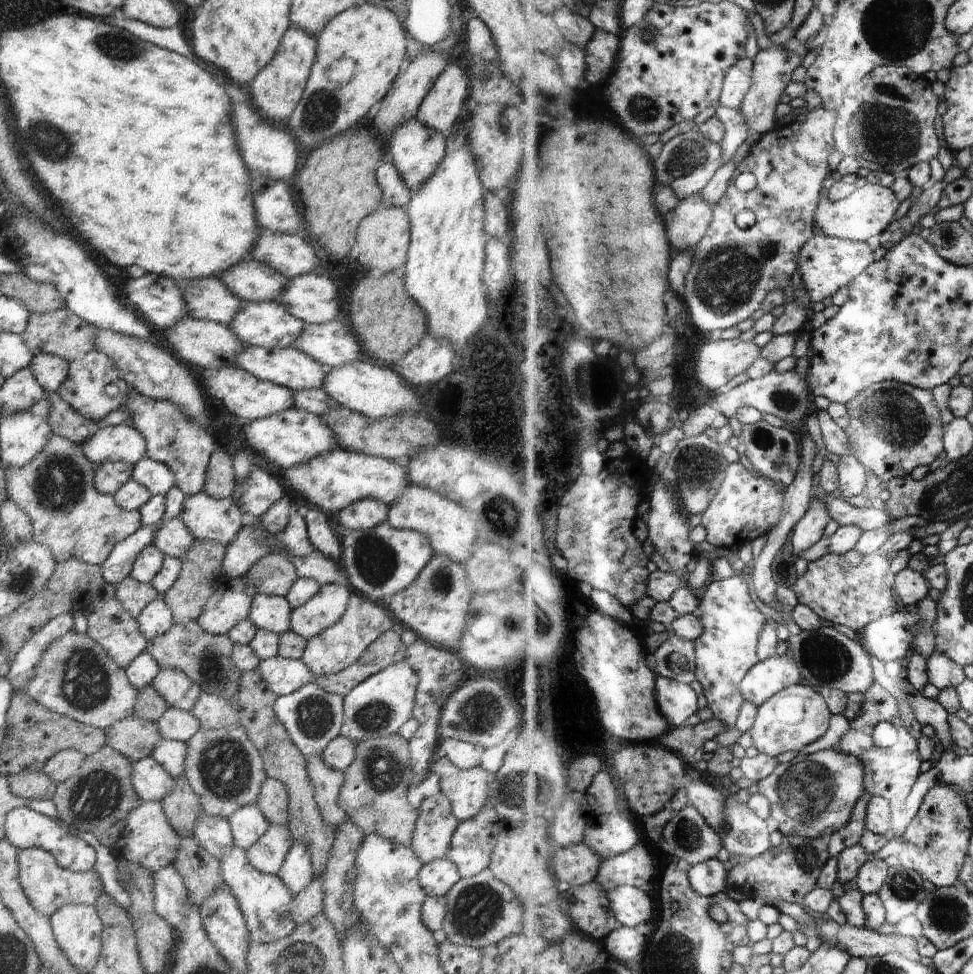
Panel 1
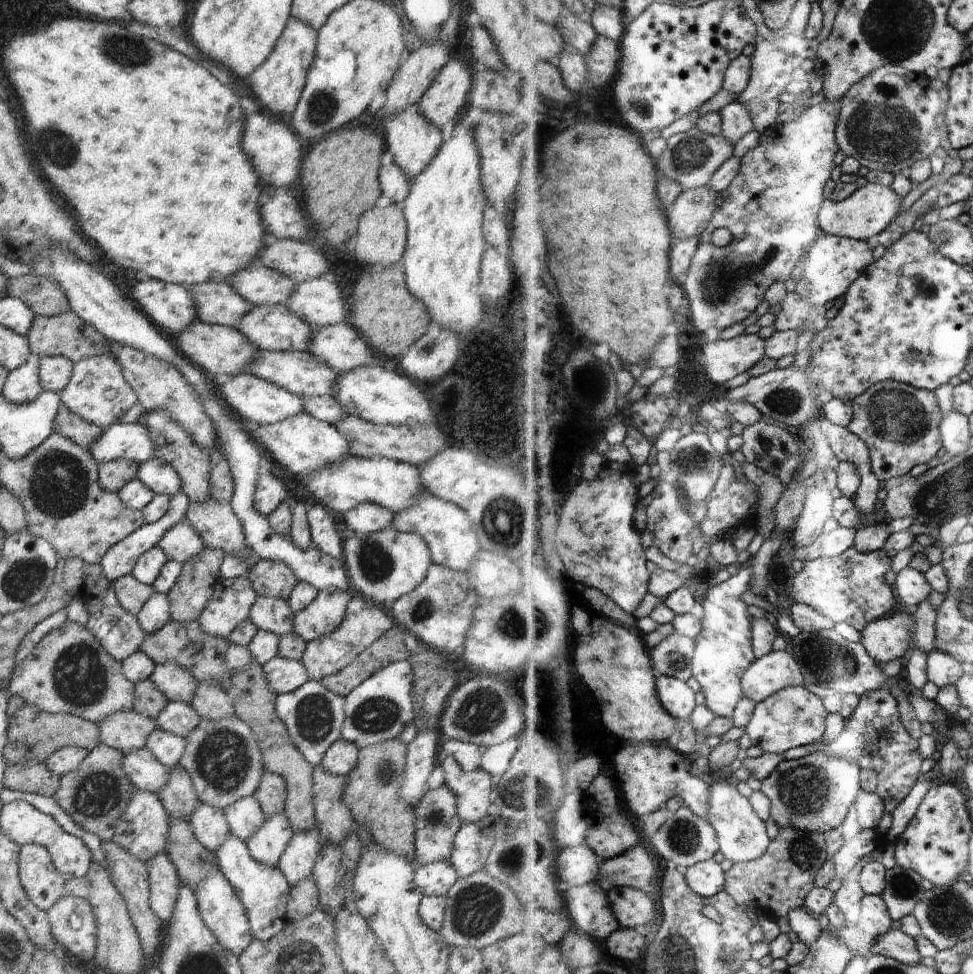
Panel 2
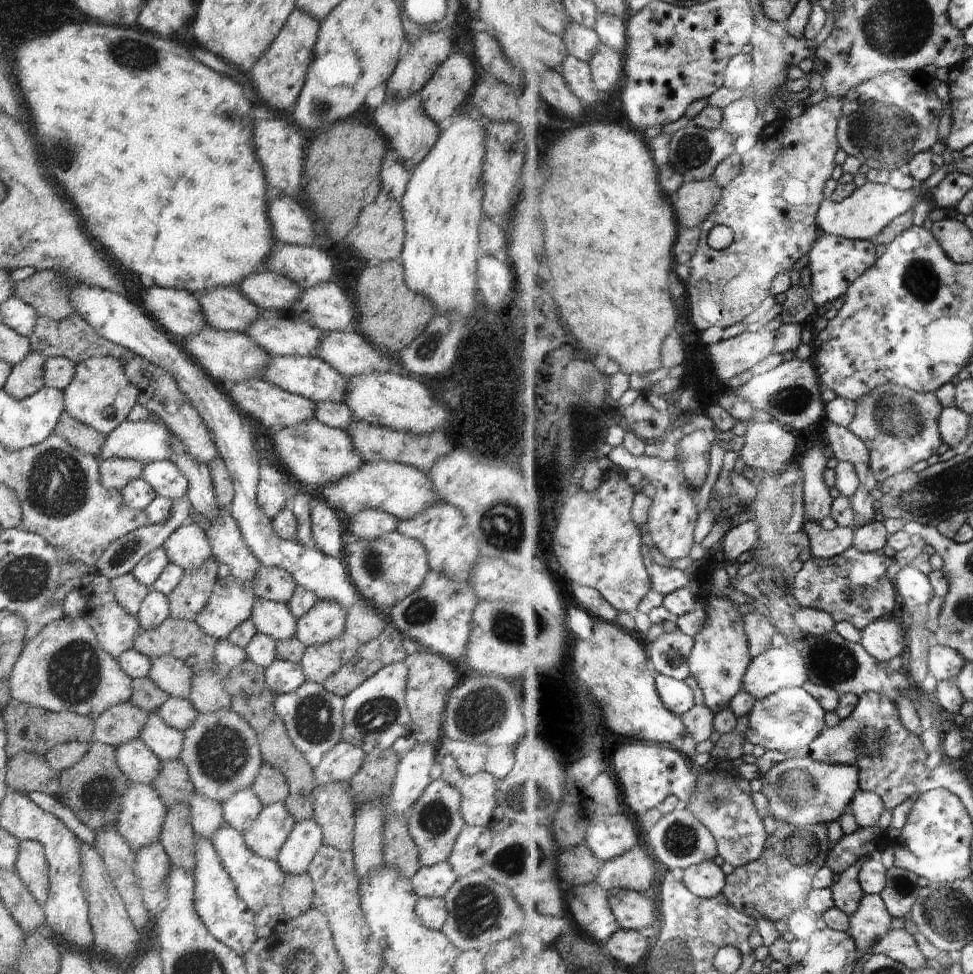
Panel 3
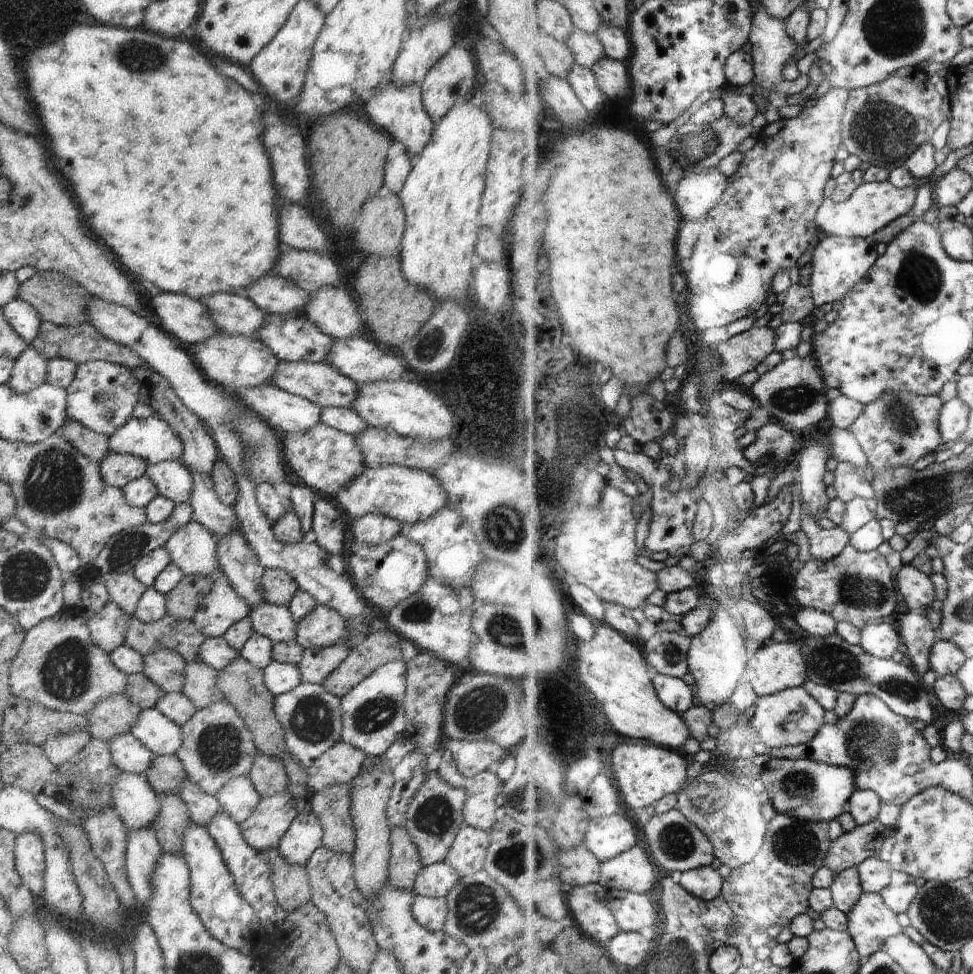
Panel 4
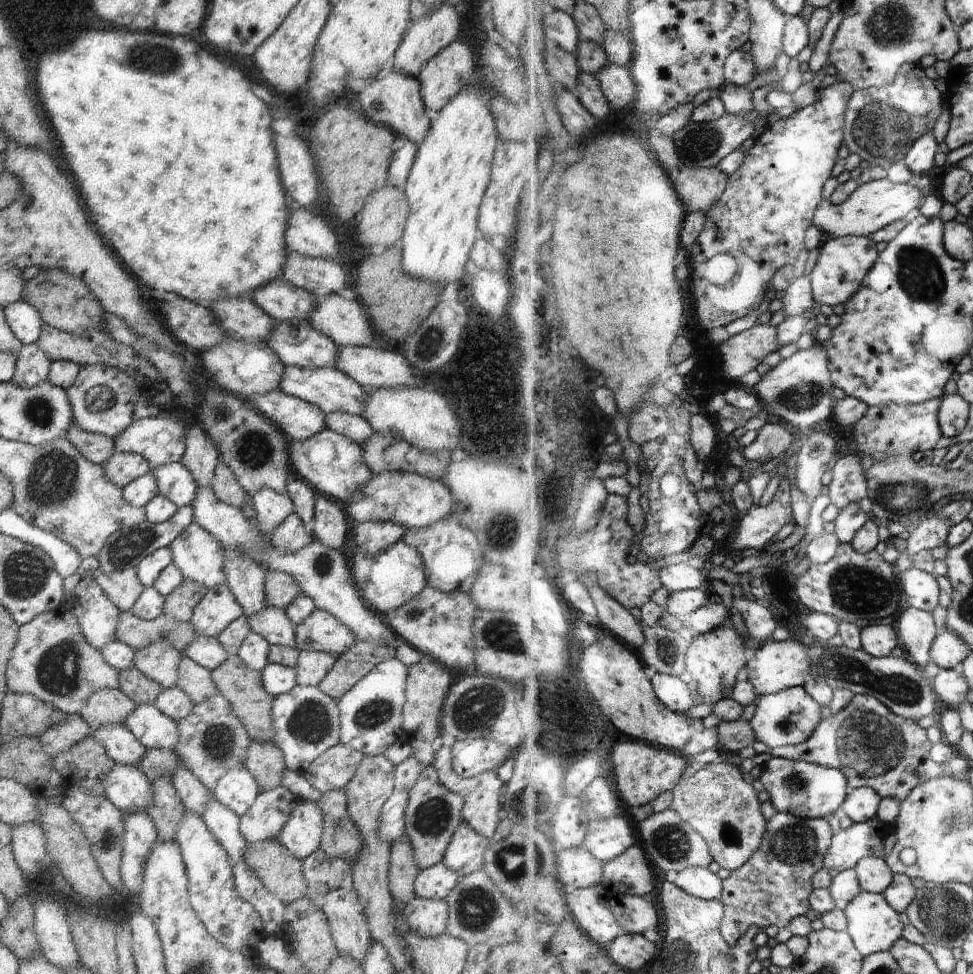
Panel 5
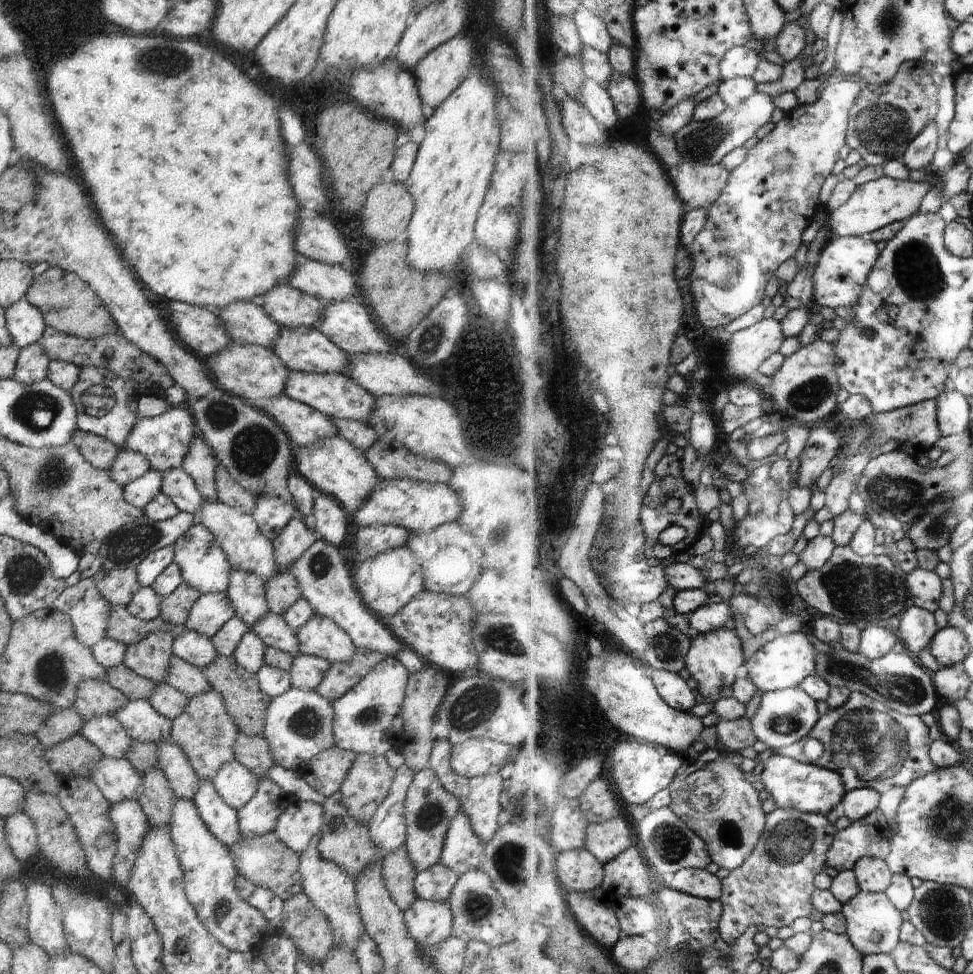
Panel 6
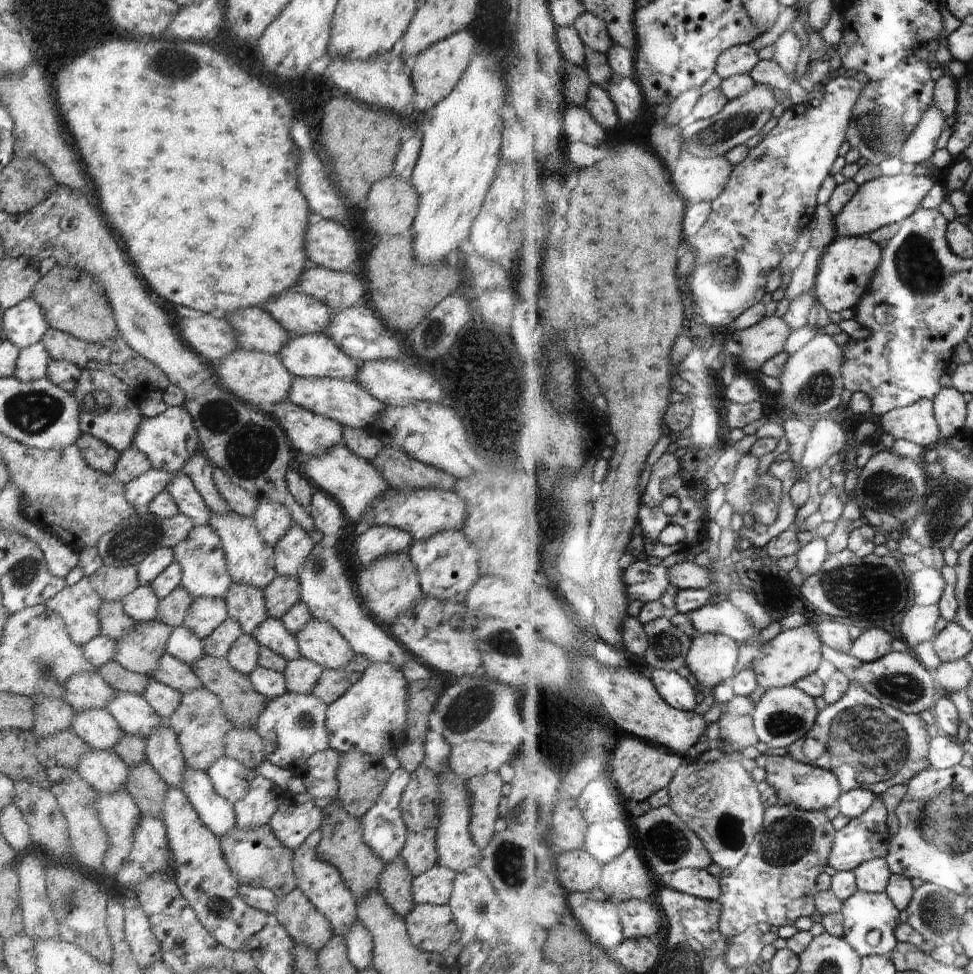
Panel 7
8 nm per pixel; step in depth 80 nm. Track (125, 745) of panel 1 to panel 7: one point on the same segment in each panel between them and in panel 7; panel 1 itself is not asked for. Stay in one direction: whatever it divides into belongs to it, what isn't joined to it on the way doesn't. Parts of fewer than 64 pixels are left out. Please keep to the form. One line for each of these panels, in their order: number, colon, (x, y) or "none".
2: (125, 731)
3: (116, 726)
4: (115, 716)
5: (104, 707)
6: (95, 698)
7: (84, 691)

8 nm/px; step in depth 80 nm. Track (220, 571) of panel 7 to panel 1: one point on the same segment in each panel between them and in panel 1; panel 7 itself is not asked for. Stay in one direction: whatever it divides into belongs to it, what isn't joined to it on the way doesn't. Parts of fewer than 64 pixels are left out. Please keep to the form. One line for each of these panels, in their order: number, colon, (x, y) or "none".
1: (172, 538)
2: (181, 542)
3: (188, 546)
4: (192, 548)
5: (198, 555)
6: (204, 565)

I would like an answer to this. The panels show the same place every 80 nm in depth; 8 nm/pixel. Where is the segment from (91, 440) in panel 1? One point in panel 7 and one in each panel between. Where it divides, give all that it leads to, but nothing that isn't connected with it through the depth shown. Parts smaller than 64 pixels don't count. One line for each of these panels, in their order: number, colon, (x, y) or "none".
2: (130, 441)
3: (146, 441)
4: (153, 439)
5: (160, 440)
6: (164, 440)
7: (168, 440)

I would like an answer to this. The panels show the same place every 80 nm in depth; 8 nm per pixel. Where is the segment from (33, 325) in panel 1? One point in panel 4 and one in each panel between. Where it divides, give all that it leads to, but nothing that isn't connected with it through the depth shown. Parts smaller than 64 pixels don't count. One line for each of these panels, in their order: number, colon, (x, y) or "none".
2: (66, 334)
3: (73, 338)
4: (82, 342)

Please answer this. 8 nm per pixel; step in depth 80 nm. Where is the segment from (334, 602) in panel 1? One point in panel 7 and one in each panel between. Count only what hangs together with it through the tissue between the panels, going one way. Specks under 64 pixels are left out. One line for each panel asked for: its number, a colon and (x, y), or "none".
2: (326, 612)
3: (325, 621)
4: (323, 626)
5: (321, 631)
6: (319, 636)
7: (319, 641)

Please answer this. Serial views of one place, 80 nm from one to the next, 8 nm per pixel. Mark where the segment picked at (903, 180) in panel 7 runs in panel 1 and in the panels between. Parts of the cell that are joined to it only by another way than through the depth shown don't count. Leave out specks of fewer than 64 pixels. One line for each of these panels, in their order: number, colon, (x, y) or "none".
1: (870, 211)
2: (871, 209)
3: (874, 206)
4: (874, 205)
5: (875, 205)
6: (887, 200)

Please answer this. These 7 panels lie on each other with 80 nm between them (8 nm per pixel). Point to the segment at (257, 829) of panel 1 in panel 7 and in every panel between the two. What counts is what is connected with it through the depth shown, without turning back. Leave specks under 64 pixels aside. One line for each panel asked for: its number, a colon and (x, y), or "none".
2: (245, 816)
3: (240, 810)
4: (238, 798)
5: (237, 789)
6: (235, 784)
7: (231, 779)

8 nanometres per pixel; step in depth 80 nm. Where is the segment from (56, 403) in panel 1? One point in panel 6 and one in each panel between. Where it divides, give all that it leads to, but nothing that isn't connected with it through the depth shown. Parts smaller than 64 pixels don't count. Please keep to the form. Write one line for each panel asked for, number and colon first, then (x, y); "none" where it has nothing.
2: (66, 423)
3: (85, 438)
4: (94, 445)
5: (96, 448)
6: (100, 452)

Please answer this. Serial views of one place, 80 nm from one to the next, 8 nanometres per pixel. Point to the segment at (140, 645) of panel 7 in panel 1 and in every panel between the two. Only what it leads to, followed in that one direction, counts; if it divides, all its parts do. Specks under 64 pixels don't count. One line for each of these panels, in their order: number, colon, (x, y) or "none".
1: (173, 686)
2: (175, 682)
3: (172, 675)
4: (166, 668)
5: (159, 661)
6: (151, 658)

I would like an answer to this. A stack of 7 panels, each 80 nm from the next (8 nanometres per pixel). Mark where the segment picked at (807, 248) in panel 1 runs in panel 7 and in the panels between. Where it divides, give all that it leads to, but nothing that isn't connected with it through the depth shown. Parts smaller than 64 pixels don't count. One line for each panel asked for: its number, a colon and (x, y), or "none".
2: (833, 263)
3: (836, 263)
4: (840, 263)
5: (845, 262)
6: (847, 262)
7: (848, 268)

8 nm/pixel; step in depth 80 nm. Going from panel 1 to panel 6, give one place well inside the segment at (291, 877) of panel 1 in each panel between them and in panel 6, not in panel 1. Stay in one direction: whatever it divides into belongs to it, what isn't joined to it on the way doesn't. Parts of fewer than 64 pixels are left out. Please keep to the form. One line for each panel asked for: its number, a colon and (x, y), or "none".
2: (296, 864)
3: (306, 837)
4: (304, 835)
5: (301, 835)
6: (301, 821)

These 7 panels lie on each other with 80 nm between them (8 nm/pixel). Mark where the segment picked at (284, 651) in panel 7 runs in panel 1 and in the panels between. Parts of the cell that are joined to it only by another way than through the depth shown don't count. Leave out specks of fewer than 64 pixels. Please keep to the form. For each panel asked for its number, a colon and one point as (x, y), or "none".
1: (269, 612)
2: (271, 614)
3: (275, 619)
4: (275, 622)
5: (272, 623)
6: (272, 629)

